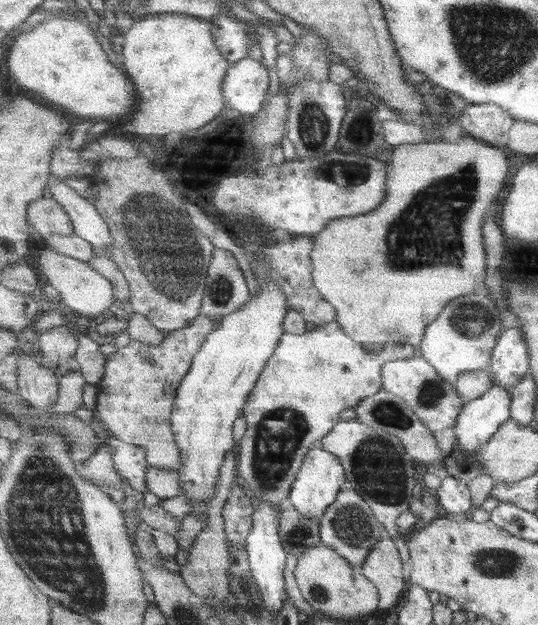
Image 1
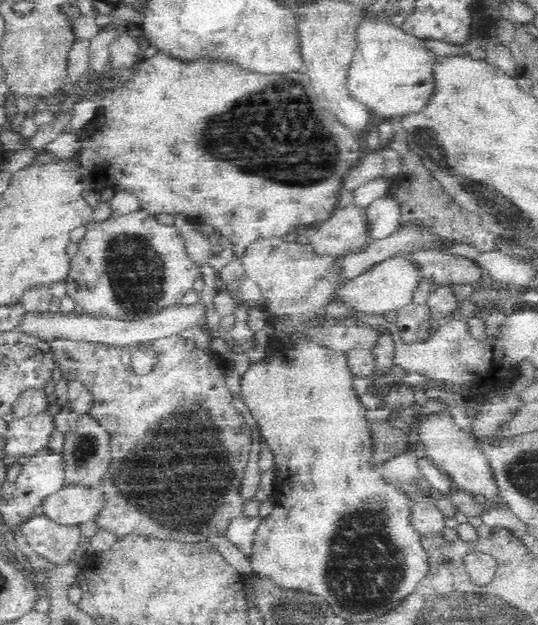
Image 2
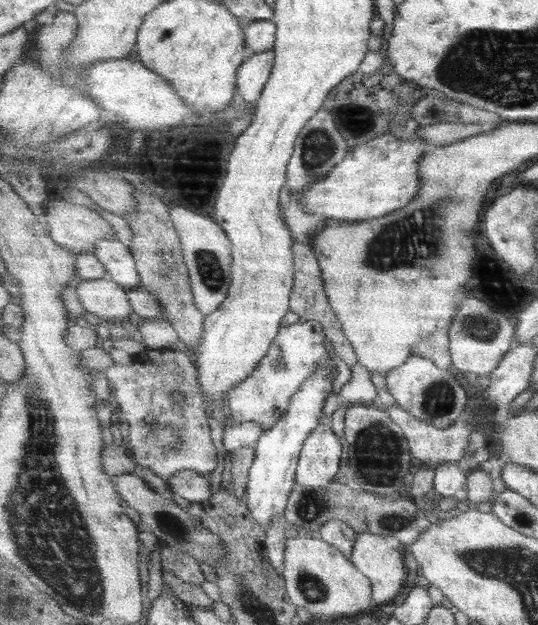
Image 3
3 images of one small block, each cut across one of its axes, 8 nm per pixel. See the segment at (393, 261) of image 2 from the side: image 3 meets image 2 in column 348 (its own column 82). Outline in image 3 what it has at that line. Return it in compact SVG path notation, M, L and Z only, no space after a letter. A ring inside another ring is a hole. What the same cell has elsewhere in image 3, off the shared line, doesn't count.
M82 279L76 292L83 308L100 319L119 323L134 312L126 288L113 279Z

